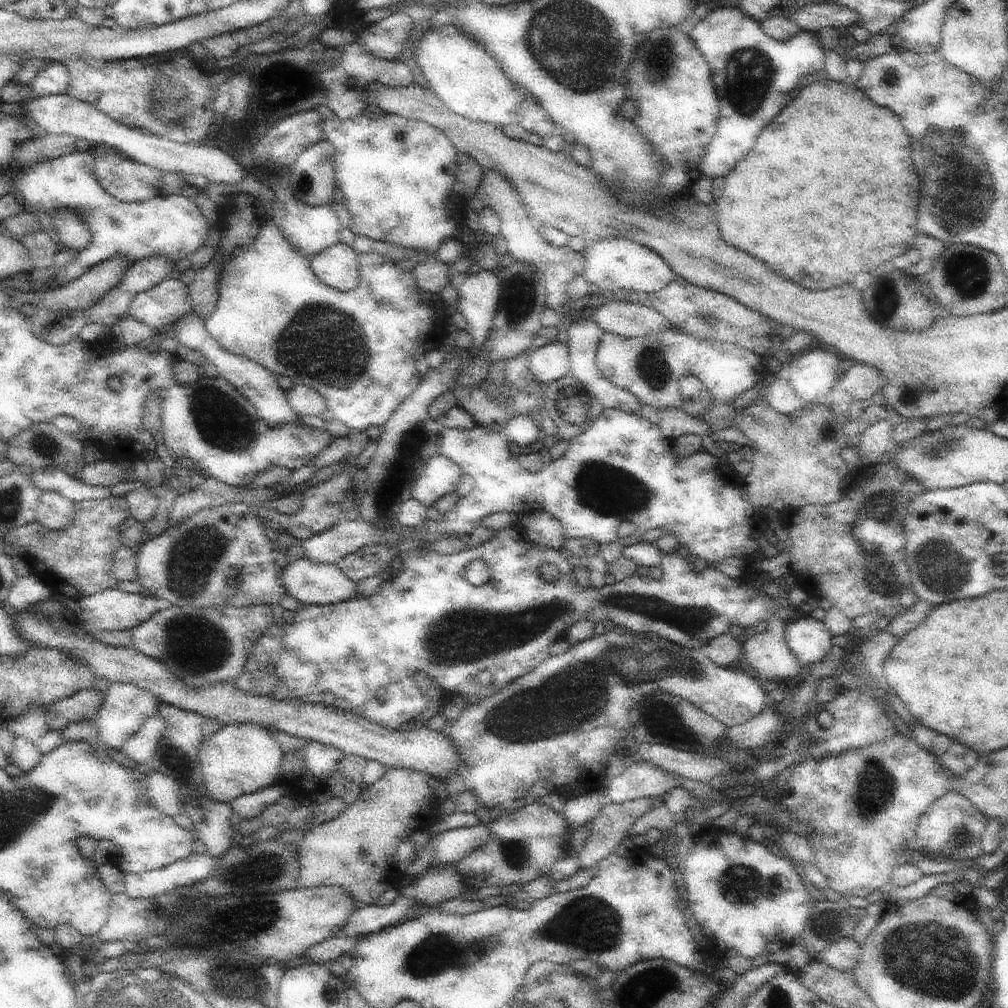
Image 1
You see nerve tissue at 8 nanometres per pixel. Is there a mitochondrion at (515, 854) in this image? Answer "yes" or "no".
yes

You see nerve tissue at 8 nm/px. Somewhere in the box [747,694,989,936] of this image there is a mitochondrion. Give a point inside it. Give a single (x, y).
(876, 786)

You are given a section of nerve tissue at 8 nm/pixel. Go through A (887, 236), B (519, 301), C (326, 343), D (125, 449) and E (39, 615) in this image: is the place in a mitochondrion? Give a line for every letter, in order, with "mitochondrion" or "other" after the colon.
A: other
B: mitochondrion
C: mitochondrion
D: other
E: mitochondrion

